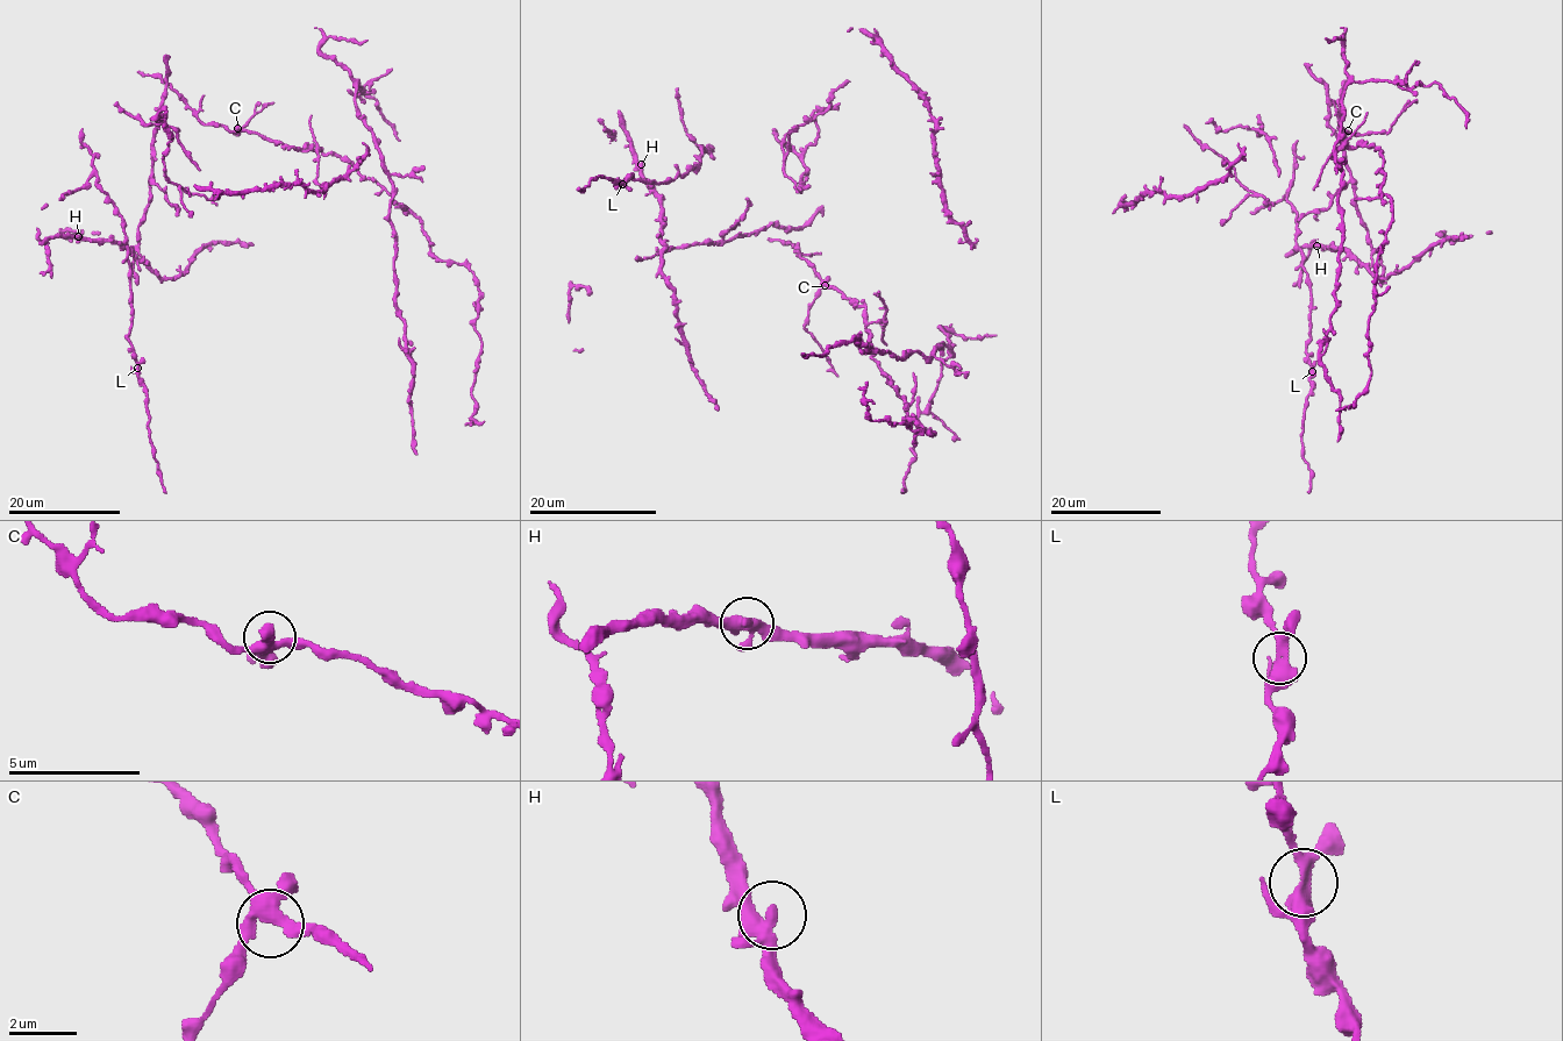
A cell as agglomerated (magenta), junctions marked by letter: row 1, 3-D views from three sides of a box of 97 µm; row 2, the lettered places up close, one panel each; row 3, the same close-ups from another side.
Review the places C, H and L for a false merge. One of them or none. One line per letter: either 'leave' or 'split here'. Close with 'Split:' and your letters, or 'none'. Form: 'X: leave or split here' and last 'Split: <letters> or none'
C: leave
H: leave
L: leave
Split: none

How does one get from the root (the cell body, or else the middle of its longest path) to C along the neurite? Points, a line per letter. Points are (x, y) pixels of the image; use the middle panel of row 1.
C: (801, 256), (825, 285)

